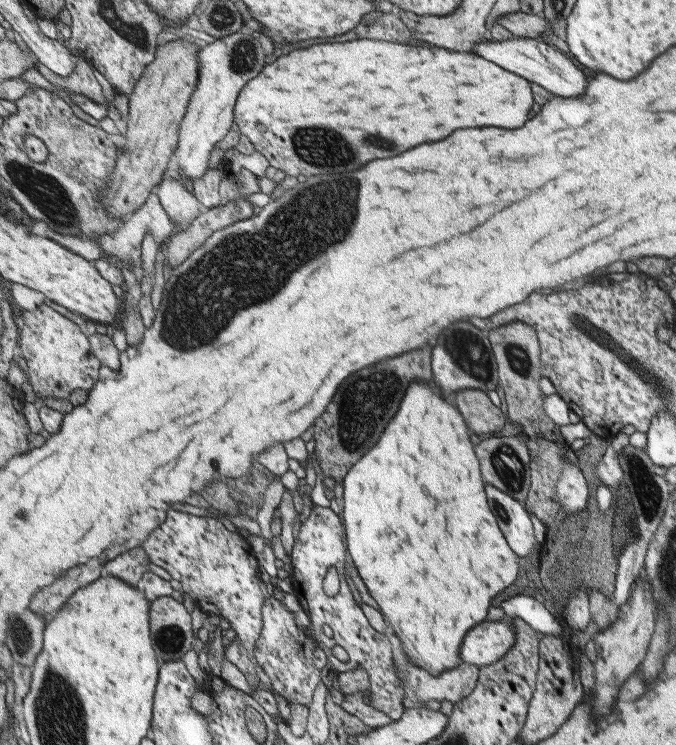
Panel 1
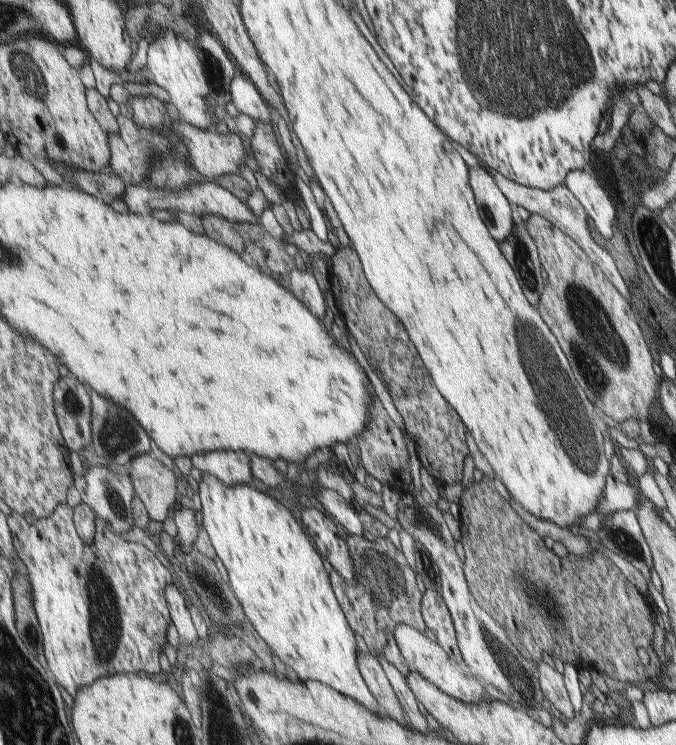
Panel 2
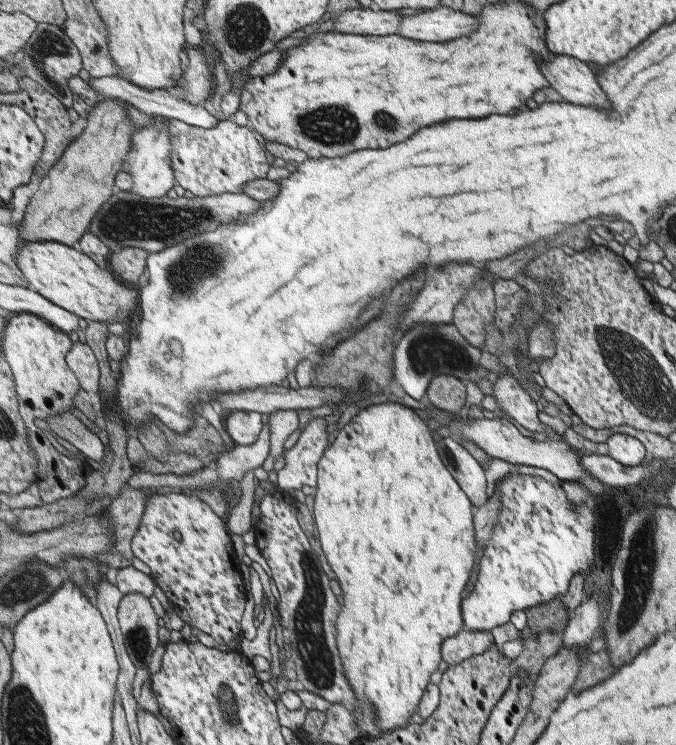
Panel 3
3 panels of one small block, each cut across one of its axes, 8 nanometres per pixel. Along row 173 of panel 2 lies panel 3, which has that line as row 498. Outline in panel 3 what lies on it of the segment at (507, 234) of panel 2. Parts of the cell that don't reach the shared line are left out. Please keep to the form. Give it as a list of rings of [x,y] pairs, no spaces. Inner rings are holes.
[[[453,436],[440,437],[436,442],[436,449],[448,472],[456,478],[461,489],[468,494],[470,502],[476,507],[484,505],[490,499],[486,493],[485,468]]]

